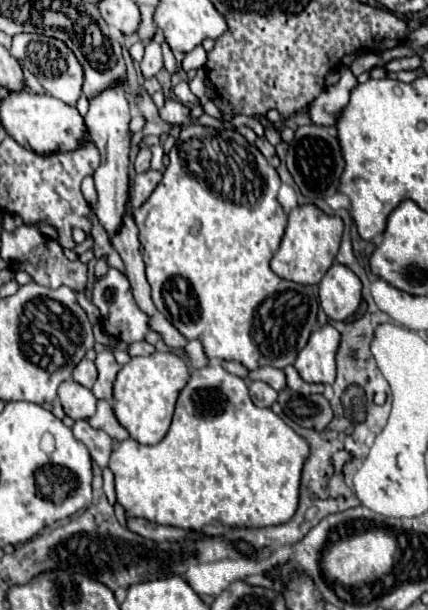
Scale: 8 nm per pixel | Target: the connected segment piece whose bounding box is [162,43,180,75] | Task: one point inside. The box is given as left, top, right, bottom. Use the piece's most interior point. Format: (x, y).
(170, 65)

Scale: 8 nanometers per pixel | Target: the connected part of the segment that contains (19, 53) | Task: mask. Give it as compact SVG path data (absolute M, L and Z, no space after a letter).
M20 33L20 35L14 35L10 53L20 63L28 89L32 89L34 93L52 95L52 97L64 101L66 105L76 105L78 97L82 95L84 69L78 63L78 59L74 57L72 49L68 49L64 41L58 41L58 39L46 37L46 35L38 35L38 33Z

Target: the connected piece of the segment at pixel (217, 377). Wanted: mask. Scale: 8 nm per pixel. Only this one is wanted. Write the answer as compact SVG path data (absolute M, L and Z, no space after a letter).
M208 365L204 369L196 369L188 381L188 385L182 389L178 401L176 401L176 411L174 411L174 419L172 425L166 433L166 437L156 443L156 445L142 445L134 439L126 439L120 443L120 447L116 451L112 451L110 457L110 469L114 473L116 479L116 499L118 503L126 509L126 515L130 517L144 517L152 523L158 525L172 525L172 527L180 527L180 529L202 529L206 525L226 525L226 527L270 527L270 525L282 525L286 521L290 521L290 517L294 515L296 507L298 507L298 487L300 487L300 473L302 473L302 465L308 457L308 443L304 437L296 435L276 413L272 413L272 409L260 409L252 403L250 395L248 395L248 387L246 381L238 375L232 375L228 371L224 371L220 365Z

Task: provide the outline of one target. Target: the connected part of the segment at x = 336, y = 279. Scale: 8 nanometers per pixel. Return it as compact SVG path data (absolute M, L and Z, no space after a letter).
M334 263L320 281L318 295L328 319L344 321L354 315L362 301L362 283L348 267Z

